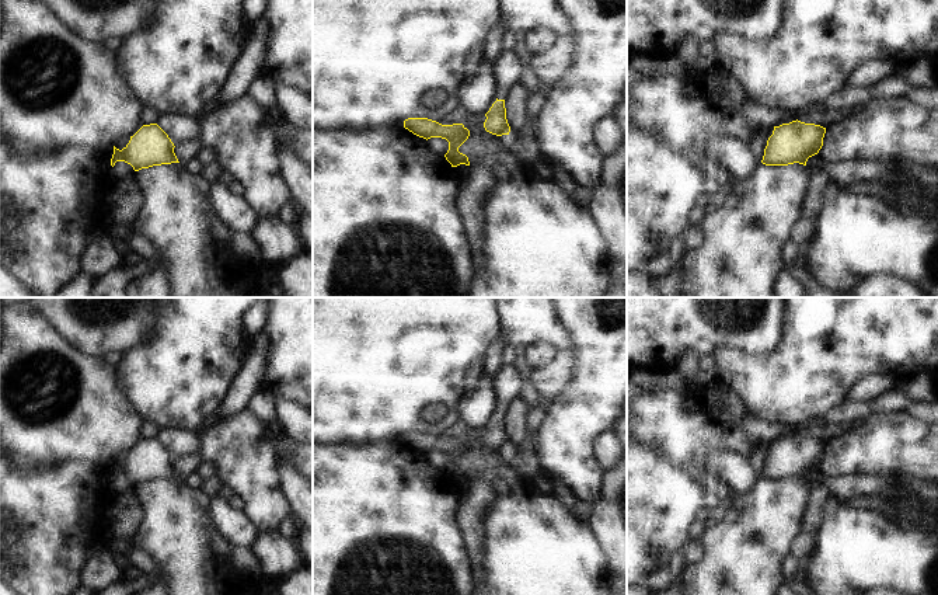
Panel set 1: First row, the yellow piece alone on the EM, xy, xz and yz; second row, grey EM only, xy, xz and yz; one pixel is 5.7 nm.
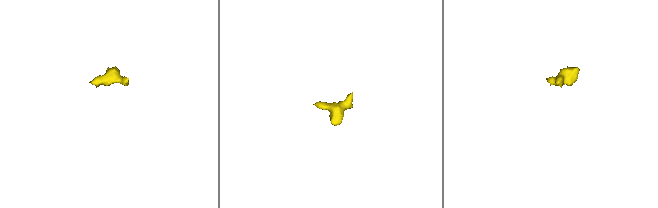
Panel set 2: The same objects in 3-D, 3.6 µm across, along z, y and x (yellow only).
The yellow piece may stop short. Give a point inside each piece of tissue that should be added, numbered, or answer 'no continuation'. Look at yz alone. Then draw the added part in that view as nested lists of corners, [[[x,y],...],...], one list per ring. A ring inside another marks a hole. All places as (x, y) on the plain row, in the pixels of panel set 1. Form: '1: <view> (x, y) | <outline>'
no continuation

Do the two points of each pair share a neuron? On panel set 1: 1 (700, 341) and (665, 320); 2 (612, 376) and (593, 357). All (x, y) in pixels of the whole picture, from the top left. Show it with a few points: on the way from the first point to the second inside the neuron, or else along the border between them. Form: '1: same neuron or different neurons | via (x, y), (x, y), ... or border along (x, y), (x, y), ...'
1: same neuron | via (691, 333), (679, 320), (673, 320)
2: same neuron | via (609, 372), (597, 361)

